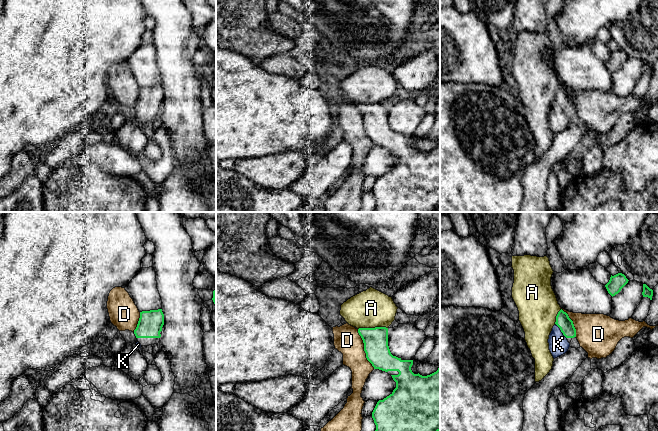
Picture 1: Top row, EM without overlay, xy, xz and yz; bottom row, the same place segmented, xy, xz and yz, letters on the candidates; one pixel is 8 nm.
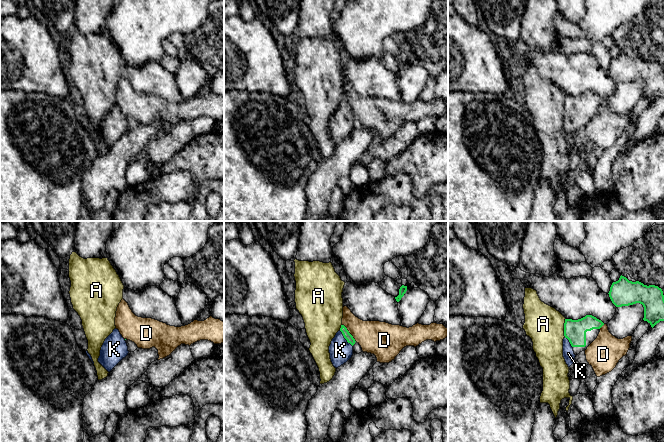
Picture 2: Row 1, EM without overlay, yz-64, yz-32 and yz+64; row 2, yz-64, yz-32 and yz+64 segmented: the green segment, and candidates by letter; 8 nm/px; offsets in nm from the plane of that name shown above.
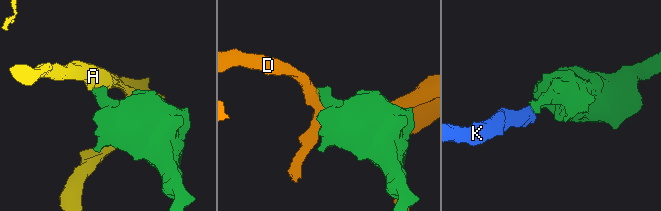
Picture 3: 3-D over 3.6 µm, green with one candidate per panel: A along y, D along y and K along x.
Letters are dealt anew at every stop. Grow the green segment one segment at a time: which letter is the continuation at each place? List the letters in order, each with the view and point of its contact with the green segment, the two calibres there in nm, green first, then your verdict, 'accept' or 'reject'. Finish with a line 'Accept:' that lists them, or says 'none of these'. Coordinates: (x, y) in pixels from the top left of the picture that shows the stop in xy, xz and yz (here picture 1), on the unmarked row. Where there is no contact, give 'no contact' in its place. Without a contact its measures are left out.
A: contact xz (372, 104); calibres 200 and 300 nm; reject
D: contact xz (364, 125); calibres 200 and 220 nm; reject
K: contact yz (561, 107); calibres 120 and 160 nm; accept
Accept: K

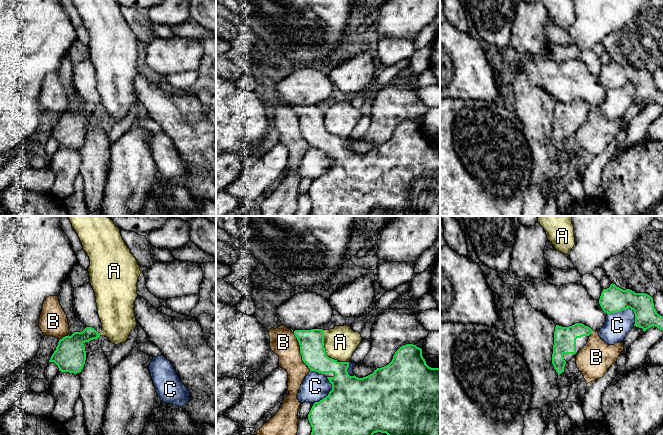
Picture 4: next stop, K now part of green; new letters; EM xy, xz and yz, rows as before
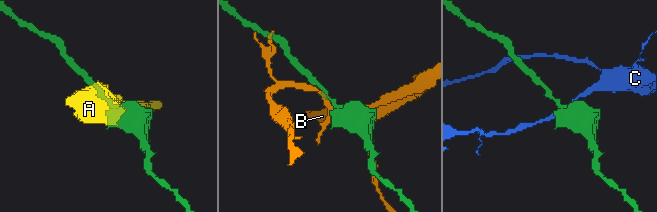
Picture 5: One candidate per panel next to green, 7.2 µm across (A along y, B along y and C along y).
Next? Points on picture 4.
A: contact xz (324, 124); calibres 200 and 260 nm; reject
B: contact xz (300, 126); calibres 200 and 220 nm; reject
C: contact yz (626, 84); calibres 200 and 200 nm; reject
Accept: none of these

